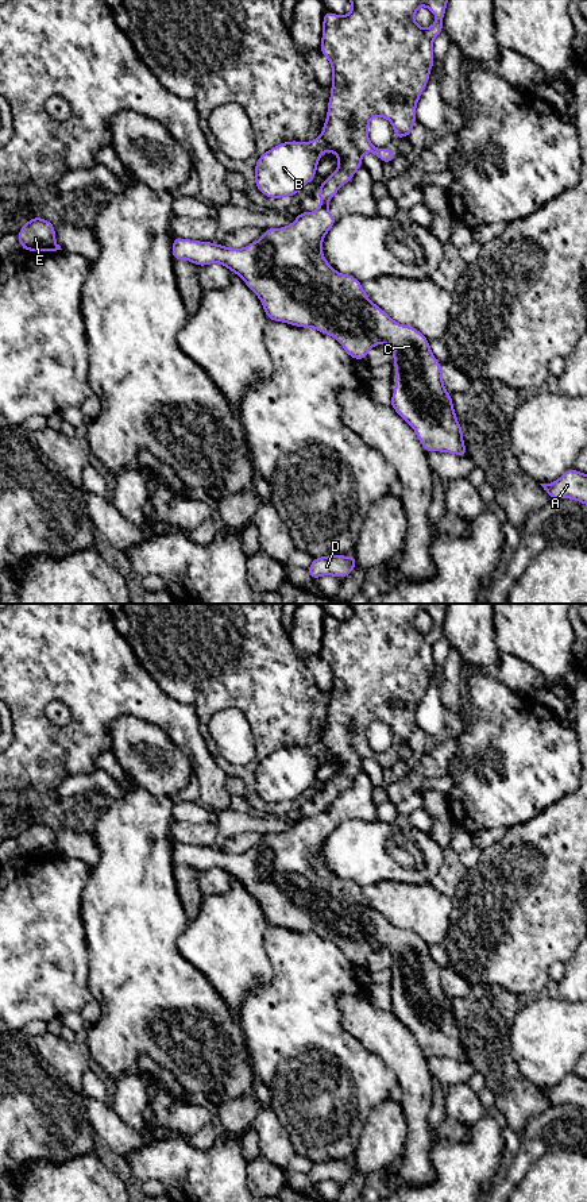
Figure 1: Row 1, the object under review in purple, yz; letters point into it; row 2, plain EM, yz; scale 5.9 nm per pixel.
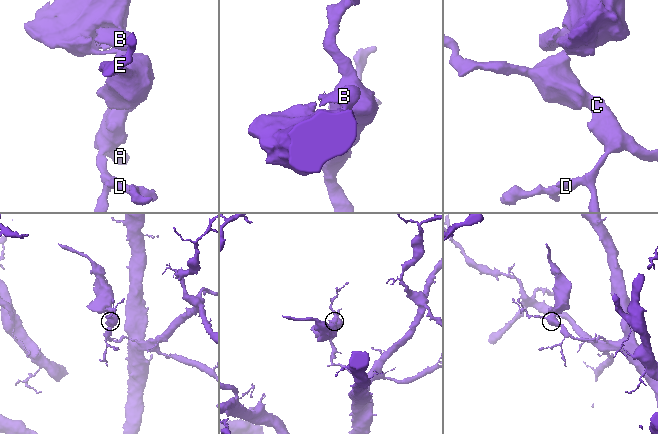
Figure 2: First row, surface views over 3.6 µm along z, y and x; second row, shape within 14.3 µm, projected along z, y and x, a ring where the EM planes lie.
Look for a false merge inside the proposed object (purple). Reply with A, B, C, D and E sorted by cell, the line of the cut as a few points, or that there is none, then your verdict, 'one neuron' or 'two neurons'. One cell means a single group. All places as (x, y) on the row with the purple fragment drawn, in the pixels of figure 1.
A C D E / B | yz (321, 204), (325, 205) | two neurons

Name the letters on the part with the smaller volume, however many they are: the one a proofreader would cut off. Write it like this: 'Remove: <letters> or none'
Remove: B

